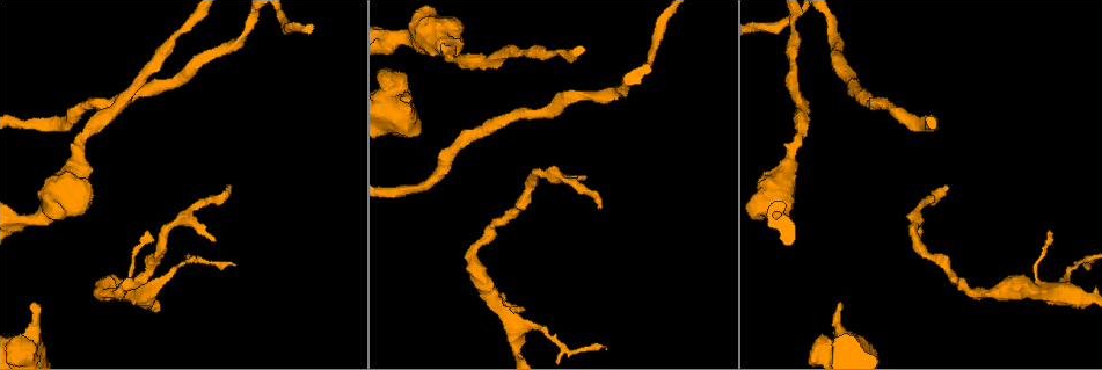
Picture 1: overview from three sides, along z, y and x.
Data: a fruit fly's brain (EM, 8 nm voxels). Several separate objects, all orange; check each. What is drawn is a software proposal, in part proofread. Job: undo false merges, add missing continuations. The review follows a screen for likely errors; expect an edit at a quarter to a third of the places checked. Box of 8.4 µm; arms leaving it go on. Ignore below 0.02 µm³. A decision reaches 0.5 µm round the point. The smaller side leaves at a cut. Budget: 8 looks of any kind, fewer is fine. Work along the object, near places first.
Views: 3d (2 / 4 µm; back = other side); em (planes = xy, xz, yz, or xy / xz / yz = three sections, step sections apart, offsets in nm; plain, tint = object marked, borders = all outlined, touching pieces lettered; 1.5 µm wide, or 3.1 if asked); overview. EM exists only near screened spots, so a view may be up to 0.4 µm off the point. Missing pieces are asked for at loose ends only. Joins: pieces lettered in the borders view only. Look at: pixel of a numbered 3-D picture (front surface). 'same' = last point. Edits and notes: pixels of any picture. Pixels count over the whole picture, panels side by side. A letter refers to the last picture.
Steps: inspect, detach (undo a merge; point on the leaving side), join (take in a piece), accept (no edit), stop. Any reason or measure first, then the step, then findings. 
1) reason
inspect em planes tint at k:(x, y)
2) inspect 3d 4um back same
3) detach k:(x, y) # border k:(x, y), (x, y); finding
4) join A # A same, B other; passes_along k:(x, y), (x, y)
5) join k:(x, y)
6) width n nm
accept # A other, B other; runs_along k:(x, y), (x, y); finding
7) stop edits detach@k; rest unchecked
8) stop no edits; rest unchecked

an open end
inspect 3d 2um at 1:(227, 186)

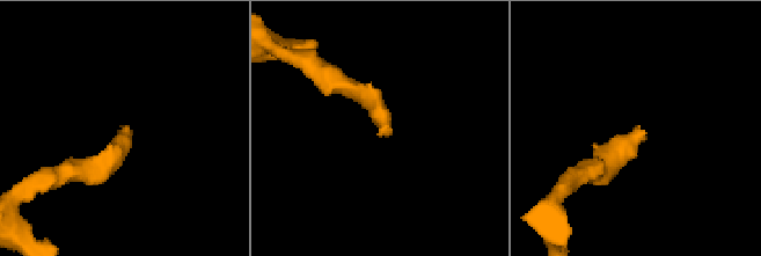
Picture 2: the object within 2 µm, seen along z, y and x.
now the EM
inspect em planes borders at 2:(120, 132)

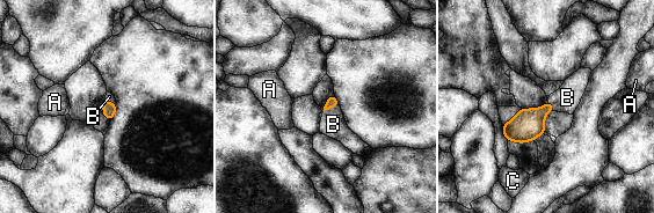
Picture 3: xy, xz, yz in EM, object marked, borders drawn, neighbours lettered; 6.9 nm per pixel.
join B # A other, B same, C other; passes_along 3:(332, 102), (331, 108), (333, 124); the neuron continues

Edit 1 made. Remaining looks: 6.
a narrow waist
inspect 3d 4um at 1:(184, 27)

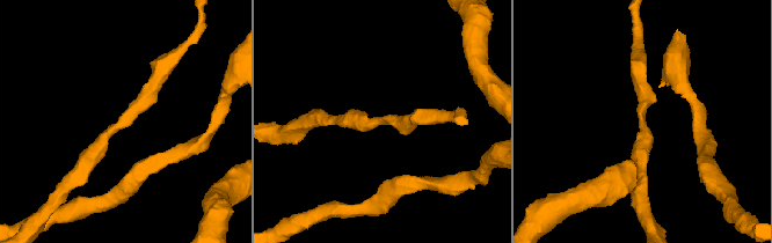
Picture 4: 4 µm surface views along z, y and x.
arm_widths 200, 240 nm
inspect em xz step 4 borders at 4:(378, 120)

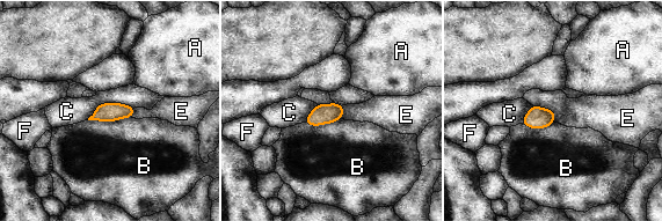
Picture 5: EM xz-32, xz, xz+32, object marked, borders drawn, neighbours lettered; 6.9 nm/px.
width 130 nm
accept # A other, B other, C other, E other, F other; border 5:(131, 116), (114, 122), (87, 119); all the same neuron

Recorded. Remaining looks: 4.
branch stops here
inspect 3d 4um back at 1:(31, 305)

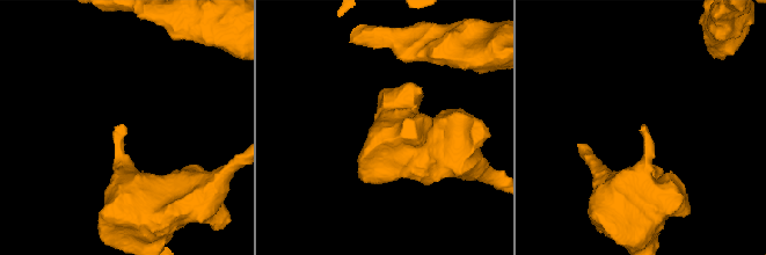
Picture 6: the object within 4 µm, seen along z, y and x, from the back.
now the EM
inspect em planes tint at 6:(646, 128)

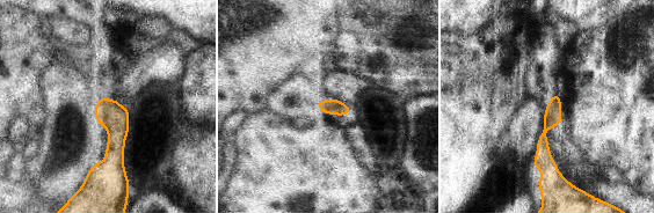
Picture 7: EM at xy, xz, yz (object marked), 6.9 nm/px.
inspect em planes borders same

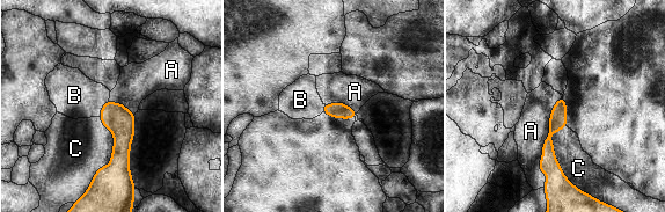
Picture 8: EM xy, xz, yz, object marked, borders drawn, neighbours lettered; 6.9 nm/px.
accept # A other, B other, C other; no lettered piece goes on from it

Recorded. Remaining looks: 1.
stop edits join@3; rest unchecked

